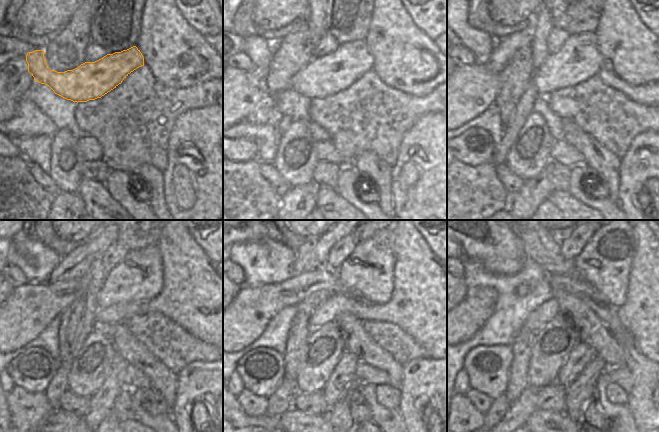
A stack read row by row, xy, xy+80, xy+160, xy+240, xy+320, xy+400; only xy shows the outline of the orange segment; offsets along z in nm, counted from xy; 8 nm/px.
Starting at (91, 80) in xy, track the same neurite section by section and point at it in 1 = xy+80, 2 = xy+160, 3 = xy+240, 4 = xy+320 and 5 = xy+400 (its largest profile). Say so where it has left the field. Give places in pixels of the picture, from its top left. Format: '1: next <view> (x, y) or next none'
1: next xy+80 (330, 74)
2: next xy+160 (579, 58)
3: next xy+240 (138, 277)
4: next xy+320 (368, 273)
5: next xy+400 (604, 262)

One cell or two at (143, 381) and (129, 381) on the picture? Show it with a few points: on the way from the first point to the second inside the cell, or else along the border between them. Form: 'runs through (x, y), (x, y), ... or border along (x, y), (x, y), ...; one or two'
runs through (140, 381), (132, 381); one

